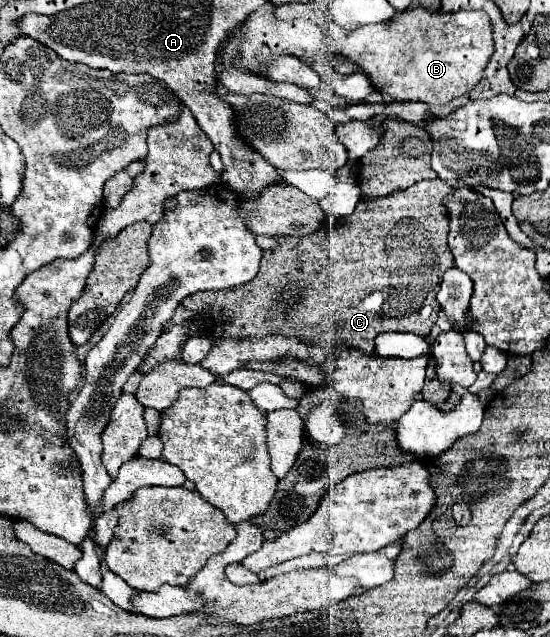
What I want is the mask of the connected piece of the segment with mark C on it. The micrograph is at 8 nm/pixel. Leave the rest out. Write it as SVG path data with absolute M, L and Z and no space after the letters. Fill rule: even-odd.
M433 179L433 181L421 181L411 185L409 189L401 189L401 191L393 191L391 195L385 197L377 197L371 201L361 201L355 209L353 215L349 217L341 217L341 219L325 219L321 229L315 231L313 235L305 235L305 237L279 237L277 239L277 247L271 251L263 251L261 257L261 269L257 273L257 277L241 287L235 289L223 289L223 291L203 291L203 293L193 293L189 295L181 307L195 311L195 315L203 321L203 329L207 335L211 335L213 339L217 337L233 337L233 339L255 339L261 335L273 335L273 333L281 333L289 339L301 339L301 343L309 343L313 347L321 347L321 349L333 349L335 345L345 345L351 349L361 349L361 353L373 355L375 351L375 337L379 333L385 331L409 331L415 333L419 337L427 337L431 327L437 321L437 313L439 313L439 303L435 299L441 279L445 275L447 269L451 269L455 265L453 261L453 253L447 247L447 233L449 233L449 211L445 207L445 195L451 195L455 189L451 185L447 185L441 179Z

